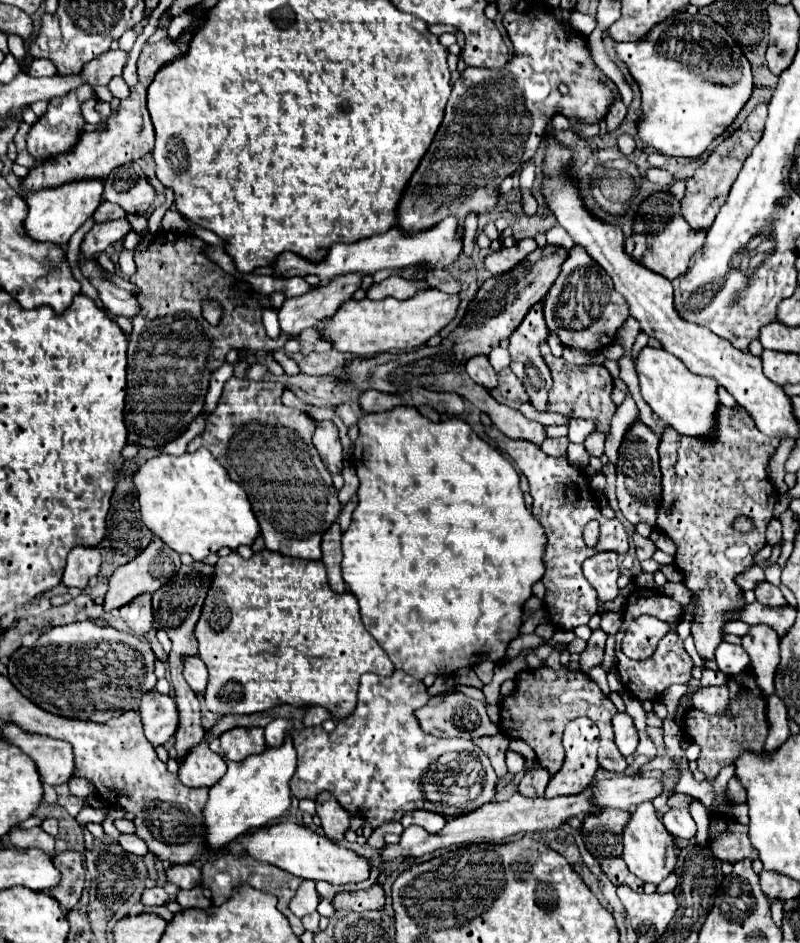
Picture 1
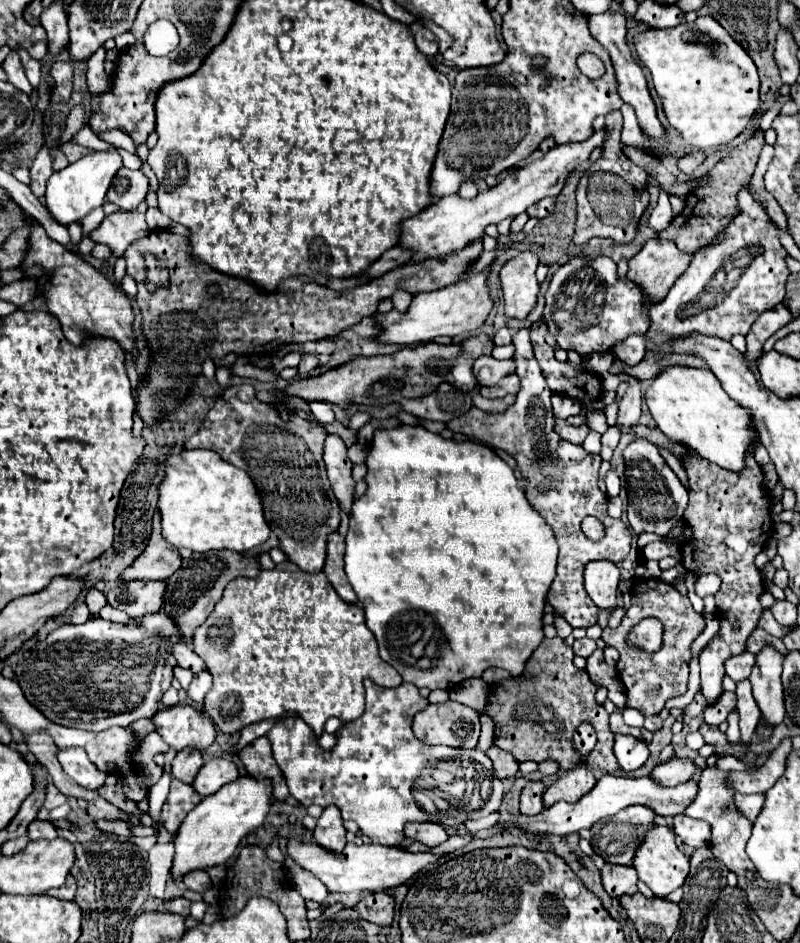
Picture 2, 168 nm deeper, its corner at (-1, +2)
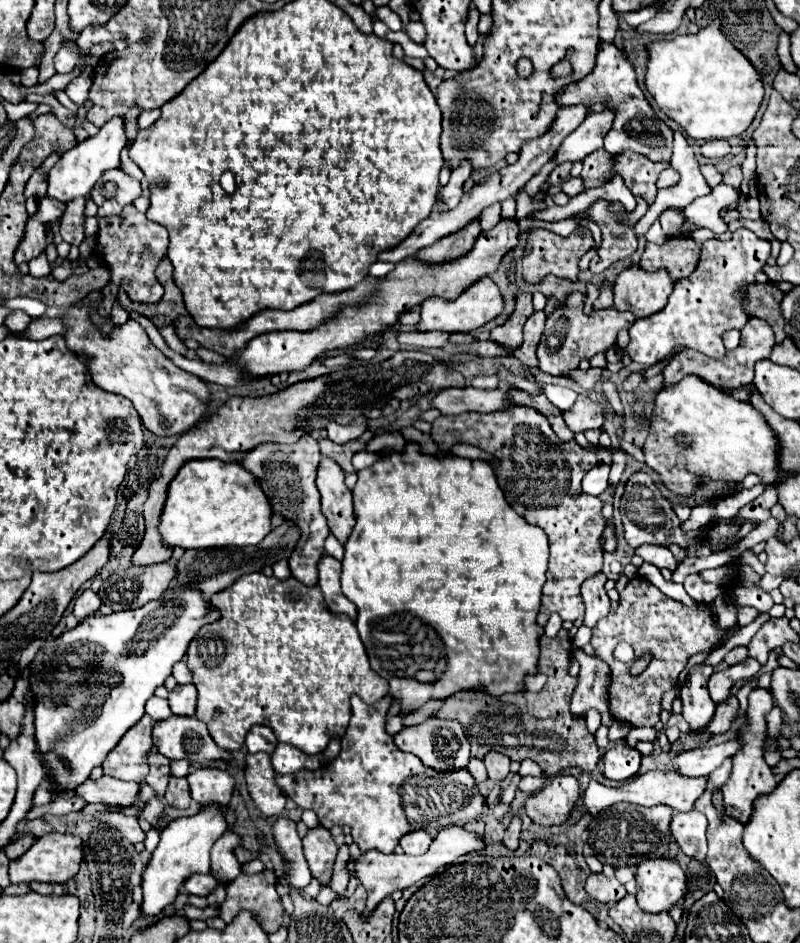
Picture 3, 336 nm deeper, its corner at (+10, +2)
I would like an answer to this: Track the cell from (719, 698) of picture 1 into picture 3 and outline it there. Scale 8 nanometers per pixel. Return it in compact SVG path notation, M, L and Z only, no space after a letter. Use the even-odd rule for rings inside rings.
M730 696L730 700L718 704L714 720L708 724L708 730L712 734L726 734L738 716L738 708L740 708L740 704L738 704L736 696Z

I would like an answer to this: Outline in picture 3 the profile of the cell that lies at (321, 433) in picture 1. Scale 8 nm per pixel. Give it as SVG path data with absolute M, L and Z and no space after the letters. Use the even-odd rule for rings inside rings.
M324 456L320 462L316 486L320 490L322 512L328 520L332 534L338 538L340 544L346 544L346 540L354 528L352 492L344 484L342 468L328 456Z

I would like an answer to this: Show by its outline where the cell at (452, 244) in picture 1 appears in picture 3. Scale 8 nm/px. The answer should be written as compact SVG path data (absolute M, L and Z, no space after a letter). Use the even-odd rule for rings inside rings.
M606 108L602 112L588 112L584 122L570 136L566 136L566 140L558 148L558 152L556 152L558 164L576 162L576 160L580 160L580 154L586 158L590 152L602 148L604 136L612 128L614 116L616 114L612 108Z

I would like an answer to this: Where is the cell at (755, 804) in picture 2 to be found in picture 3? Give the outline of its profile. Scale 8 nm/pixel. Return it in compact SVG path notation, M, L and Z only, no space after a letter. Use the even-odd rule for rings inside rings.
M754 688L748 696L748 710L746 710L746 716L748 716L748 724L742 726L742 740L746 740L746 748L742 748L742 752L738 752L738 756L734 756L732 760L732 774L730 778L726 780L726 784L722 786L722 794L724 794L724 806L726 806L726 814L742 824L746 824L752 816L752 810L754 810L754 802L758 796L762 794L770 794L774 792L774 788L778 786L770 766L766 764L764 760L764 752L762 752L762 744L764 744L764 734L766 734L766 720L764 720L764 714L772 710L772 694L764 688Z

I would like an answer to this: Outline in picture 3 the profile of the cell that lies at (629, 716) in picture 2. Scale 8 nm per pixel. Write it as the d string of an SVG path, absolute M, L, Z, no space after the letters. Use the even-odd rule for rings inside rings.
M614 722L610 726L610 730L608 730L608 740L614 744L618 740L624 740L626 734L628 734L628 726L626 724L620 724L620 722Z

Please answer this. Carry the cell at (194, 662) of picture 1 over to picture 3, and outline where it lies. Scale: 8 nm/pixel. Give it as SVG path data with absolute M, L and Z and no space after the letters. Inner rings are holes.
M194 684L176 686L168 696L168 704L170 704L172 714L176 714L176 716L194 716L194 712L196 712L196 688L194 688Z

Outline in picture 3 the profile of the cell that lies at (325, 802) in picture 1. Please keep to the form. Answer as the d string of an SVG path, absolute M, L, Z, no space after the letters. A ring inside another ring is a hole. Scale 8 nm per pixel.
M318 826L312 828L302 842L304 842L304 856L312 872L312 878L320 880L322 886L330 886L332 866L338 854L338 846L332 834L324 826Z

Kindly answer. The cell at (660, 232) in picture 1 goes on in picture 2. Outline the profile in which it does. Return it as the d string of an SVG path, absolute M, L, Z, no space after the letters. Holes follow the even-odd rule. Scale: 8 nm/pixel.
M651 238L645 246L629 260L627 278L641 286L653 302L667 296L675 280L687 270L691 254L677 248L673 240Z

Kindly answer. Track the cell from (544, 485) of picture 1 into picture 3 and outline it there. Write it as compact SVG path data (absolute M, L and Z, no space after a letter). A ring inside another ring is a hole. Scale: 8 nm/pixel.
M514 406L514 408L508 408L506 412L494 412L494 414L464 412L464 414L458 414L458 416L440 416L438 420L434 420L434 422L432 422L432 434L430 434L430 436L432 436L432 440L438 444L438 448L440 448L444 454L448 454L448 456L452 454L452 452L450 452L450 448L452 448L456 442L460 442L460 444L472 444L472 446L478 446L480 450L484 450L484 452L494 454L494 456L496 456L498 464L492 464L492 468L494 468L496 478L498 478L498 484L500 484L500 488L502 488L502 492L504 492L504 496L506 496L506 502L508 502L508 504L516 510L516 514L520 514L522 518L526 518L526 522L528 522L528 524L540 526L540 528L546 532L548 540L550 540L550 564L548 564L548 580L546 580L546 584L544 584L542 606L544 606L546 610L550 610L550 612L560 614L560 616L562 616L562 620L576 620L576 618L582 618L582 616L584 616L584 602L582 602L582 596L580 596L580 586L582 586L582 582L584 582L588 576L594 576L594 574L598 574L598 572L602 570L602 554L604 554L604 550L602 550L602 542L600 542L600 538L602 538L602 532L604 532L604 526L606 526L606 518L602 516L602 502L600 502L596 496L590 496L590 494L582 494L582 492L580 492L580 494L578 494L580 498L574 498L574 494L576 494L578 490L582 490L580 482L582 482L584 474L586 474L592 466L596 466L596 464L598 464L596 454L594 454L592 450L588 450L588 448L582 448L576 440L572 440L572 442L562 442L562 440L554 434L554 430L552 430L552 426L548 424L546 416L542 416L538 410L528 408L528 406ZM508 468L530 468L530 476L524 476L524 472L522 472L522 478L510 478L510 476L508 476Z

